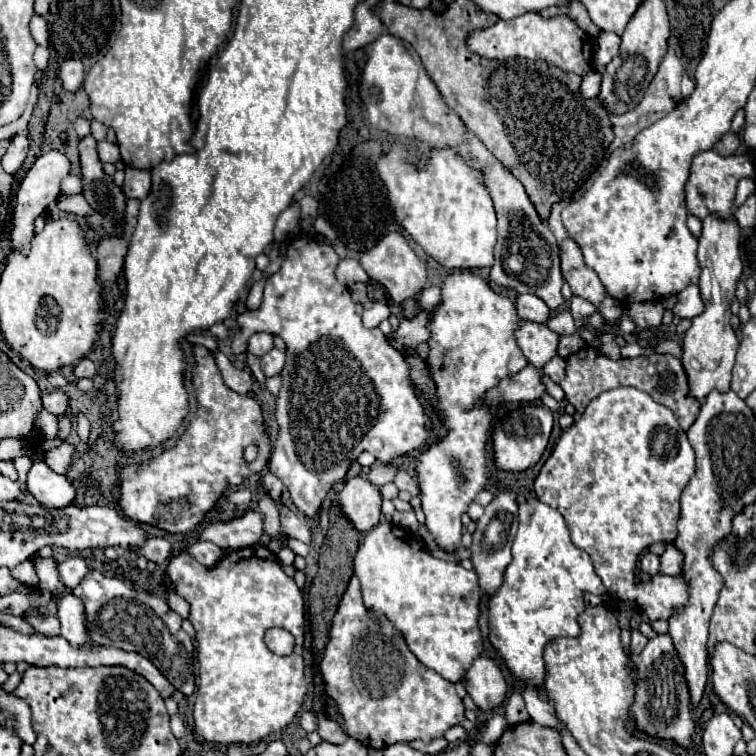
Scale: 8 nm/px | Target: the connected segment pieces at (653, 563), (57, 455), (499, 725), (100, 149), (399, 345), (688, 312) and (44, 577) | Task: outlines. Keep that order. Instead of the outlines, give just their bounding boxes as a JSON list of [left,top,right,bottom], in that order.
[[639,553,659,575],[45,443,77,475],[483,715,507,745],[97,141,121,163],[391,311,429,351],[673,285,705,319],[35,559,63,593]]

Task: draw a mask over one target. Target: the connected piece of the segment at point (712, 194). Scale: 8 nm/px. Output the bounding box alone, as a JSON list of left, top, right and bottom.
[685,149,751,221]

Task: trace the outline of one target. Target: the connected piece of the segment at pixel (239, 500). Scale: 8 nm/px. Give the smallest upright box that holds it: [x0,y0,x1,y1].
[227,488,254,506]

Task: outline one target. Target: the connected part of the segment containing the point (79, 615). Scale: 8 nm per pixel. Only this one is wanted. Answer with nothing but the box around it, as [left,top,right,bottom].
[59,595,89,645]

